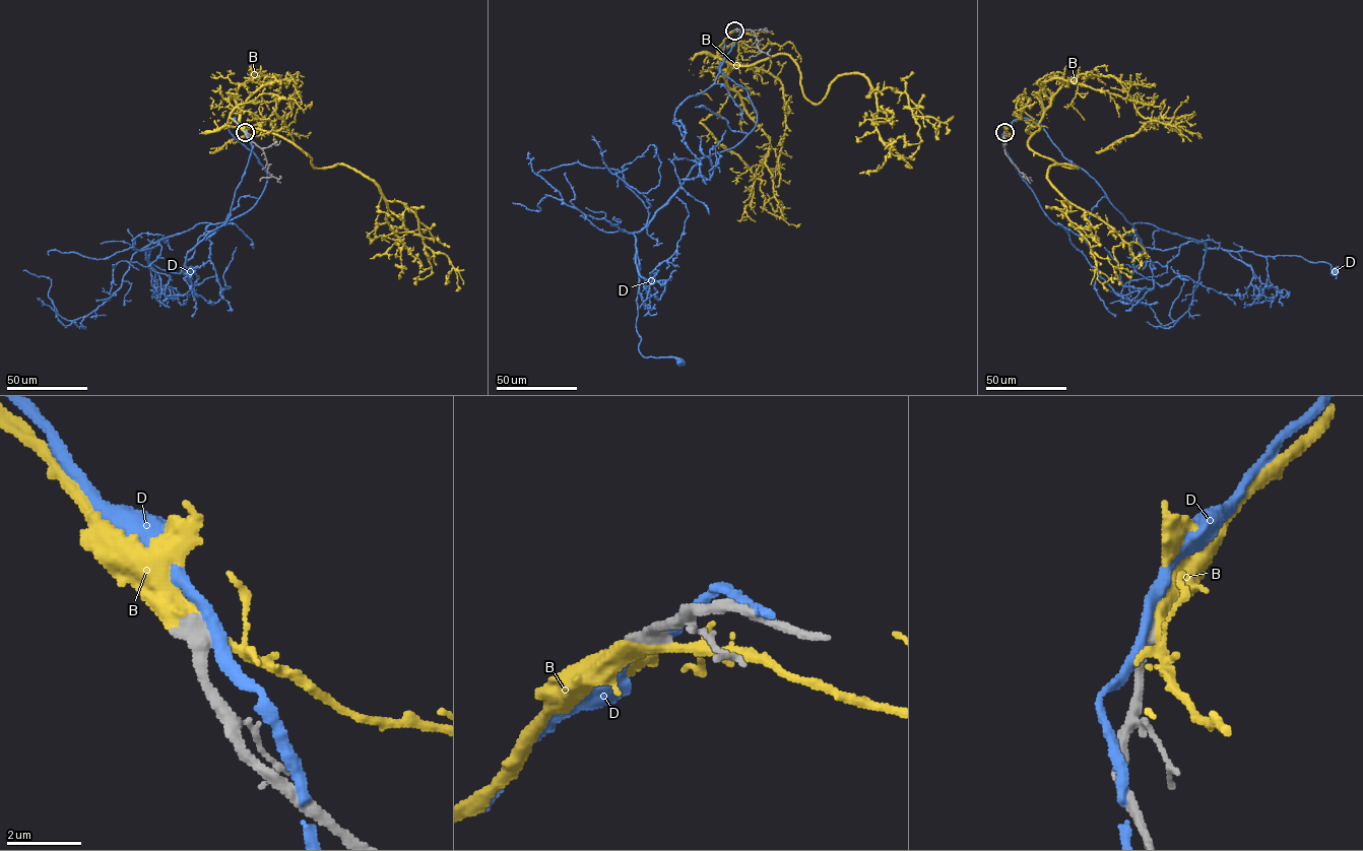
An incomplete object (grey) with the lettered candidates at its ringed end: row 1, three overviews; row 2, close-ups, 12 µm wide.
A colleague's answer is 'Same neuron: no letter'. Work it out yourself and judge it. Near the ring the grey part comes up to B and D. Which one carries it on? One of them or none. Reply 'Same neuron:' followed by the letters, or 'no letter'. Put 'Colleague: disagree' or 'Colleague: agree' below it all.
Same neuron: B
Colleague: disagree

